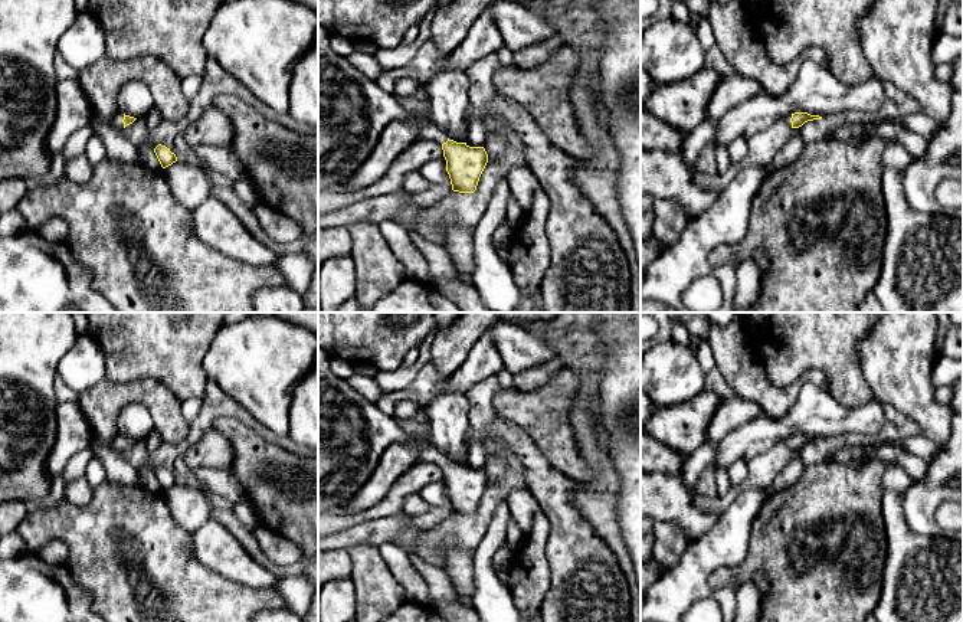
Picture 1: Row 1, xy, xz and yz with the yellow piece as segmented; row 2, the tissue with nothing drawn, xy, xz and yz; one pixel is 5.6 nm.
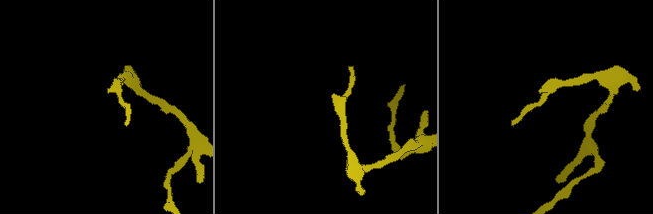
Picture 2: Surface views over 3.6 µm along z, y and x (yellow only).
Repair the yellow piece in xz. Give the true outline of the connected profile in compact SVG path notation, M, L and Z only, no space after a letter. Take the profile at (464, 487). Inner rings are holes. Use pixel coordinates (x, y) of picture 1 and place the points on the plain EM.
M426 443L420 449L420 461L442 468L453 514L474 515L476 513L479 500L488 485L484 469L469 469L466 465L449 462L432 443Z

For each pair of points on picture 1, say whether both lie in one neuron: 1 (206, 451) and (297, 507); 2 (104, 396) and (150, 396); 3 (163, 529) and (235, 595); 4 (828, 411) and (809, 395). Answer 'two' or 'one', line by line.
1: two
2: one
3: one
4: one

